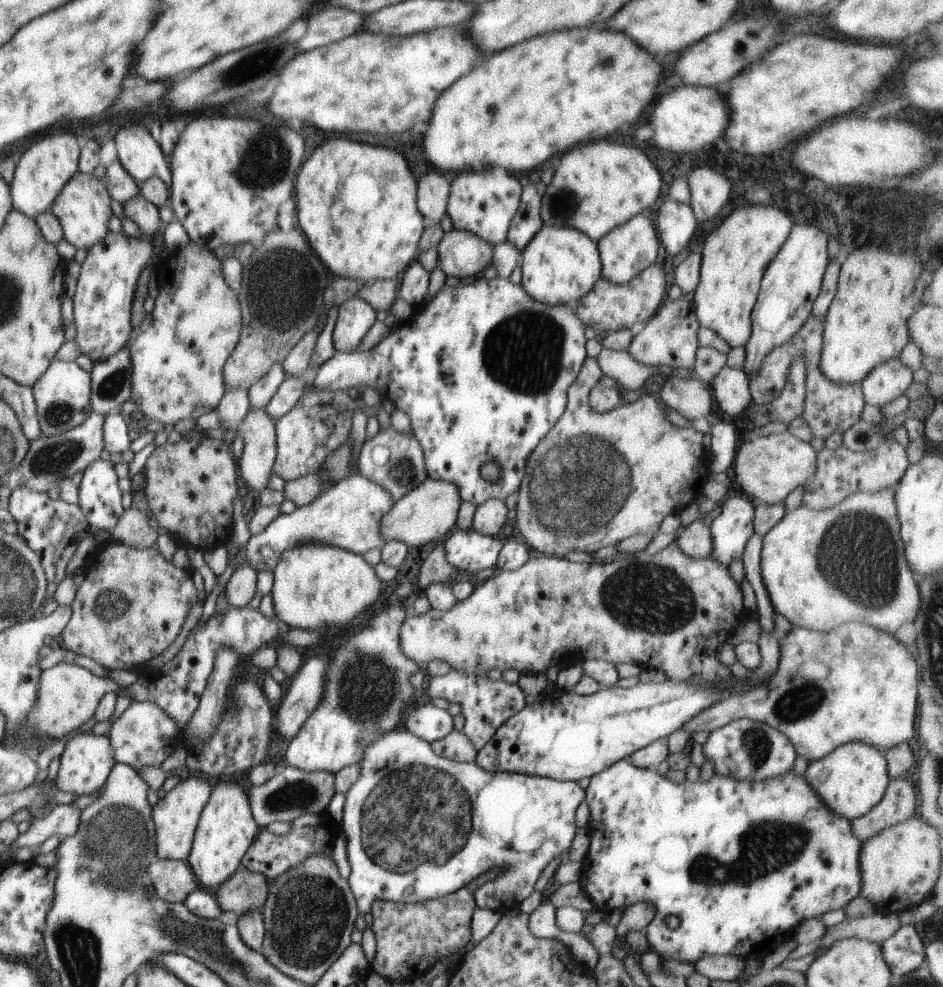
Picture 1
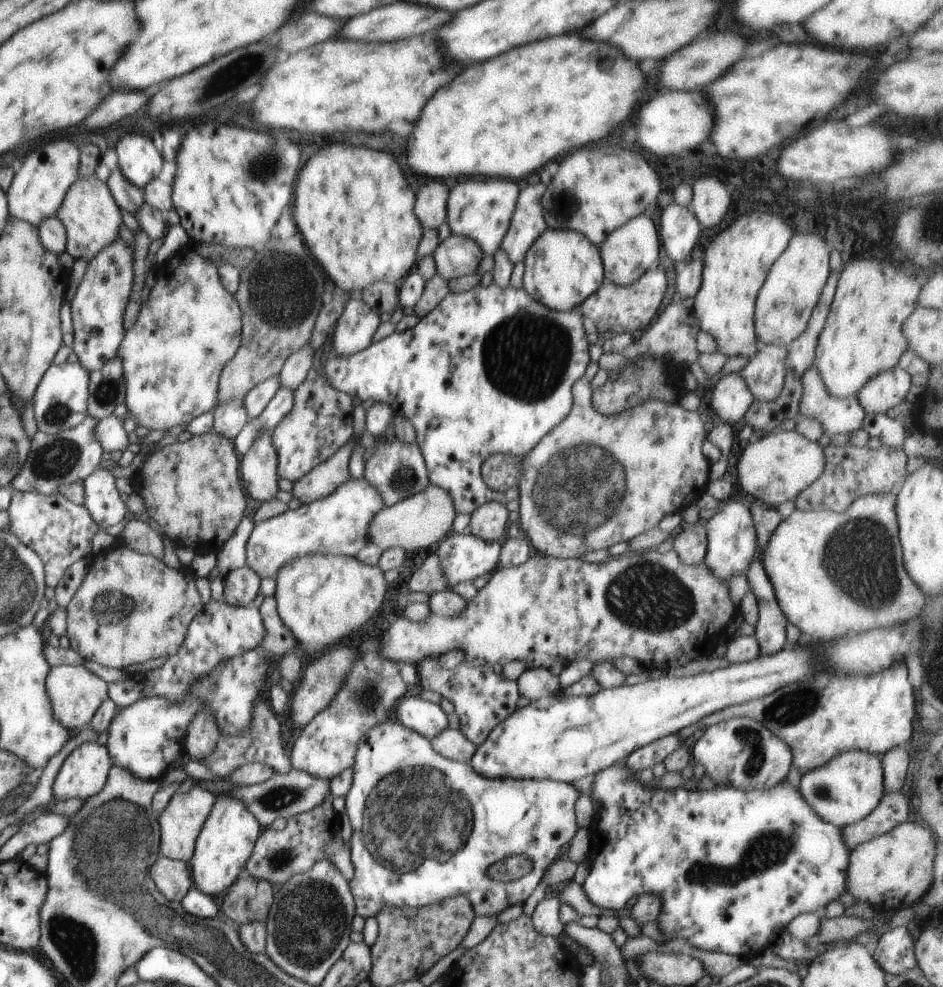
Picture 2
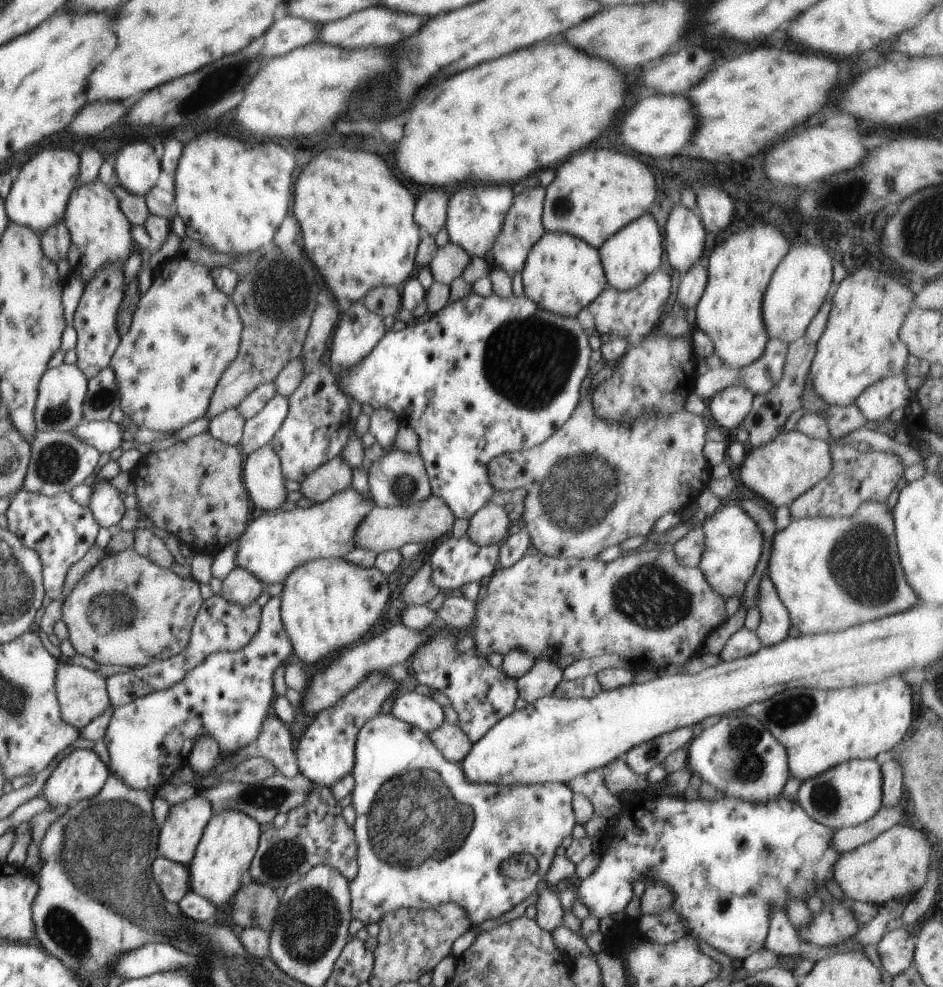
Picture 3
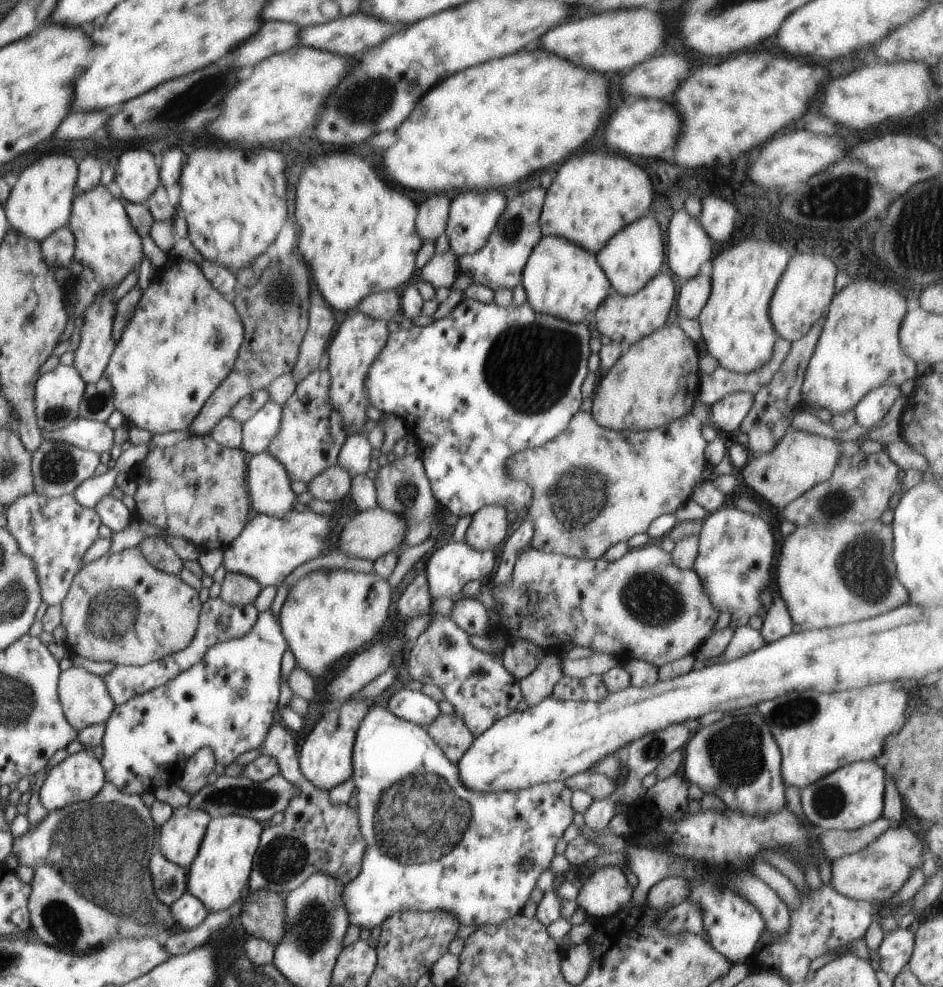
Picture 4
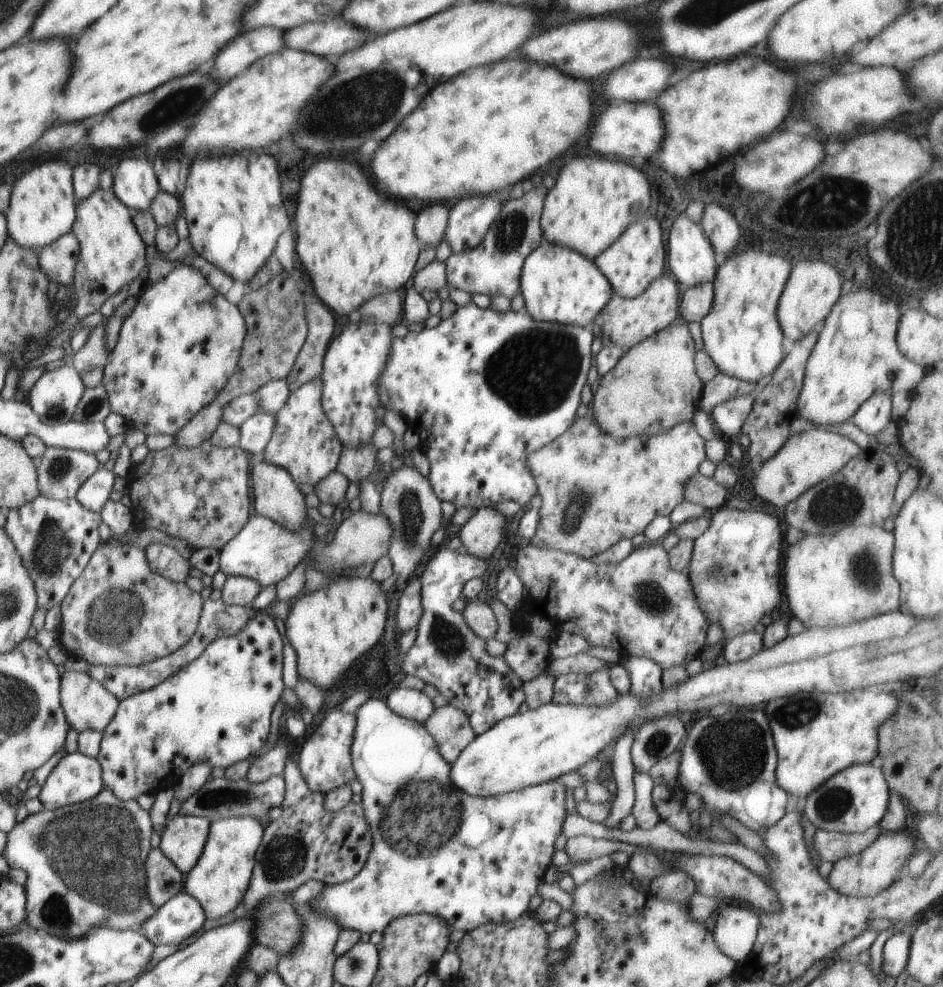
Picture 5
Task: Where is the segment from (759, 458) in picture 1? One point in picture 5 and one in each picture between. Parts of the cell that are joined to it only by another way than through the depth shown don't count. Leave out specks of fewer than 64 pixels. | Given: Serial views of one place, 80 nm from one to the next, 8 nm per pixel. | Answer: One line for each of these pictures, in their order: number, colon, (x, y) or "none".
2: (776, 468)
3: (781, 470)
4: (800, 460)
5: (810, 457)

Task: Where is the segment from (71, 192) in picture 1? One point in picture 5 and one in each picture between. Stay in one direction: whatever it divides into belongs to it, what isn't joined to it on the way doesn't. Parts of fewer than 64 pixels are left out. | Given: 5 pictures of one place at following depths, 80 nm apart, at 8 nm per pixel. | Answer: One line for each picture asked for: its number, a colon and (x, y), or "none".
2: (91, 217)
3: (100, 232)
4: (107, 248)
5: (112, 254)

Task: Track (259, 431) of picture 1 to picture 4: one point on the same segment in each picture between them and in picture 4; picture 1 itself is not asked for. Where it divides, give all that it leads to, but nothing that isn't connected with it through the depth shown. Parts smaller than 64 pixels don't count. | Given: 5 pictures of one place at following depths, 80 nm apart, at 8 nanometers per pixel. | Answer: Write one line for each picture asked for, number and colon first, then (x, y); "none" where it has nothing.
2: (258, 467)
3: (263, 476)
4: (270, 493)

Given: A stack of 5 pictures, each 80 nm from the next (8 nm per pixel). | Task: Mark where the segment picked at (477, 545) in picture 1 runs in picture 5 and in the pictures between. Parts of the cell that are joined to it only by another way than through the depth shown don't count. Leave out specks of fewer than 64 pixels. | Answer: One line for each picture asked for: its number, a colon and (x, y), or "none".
2: (464, 557)
3: (456, 561)
4: (449, 568)
5: (447, 654)

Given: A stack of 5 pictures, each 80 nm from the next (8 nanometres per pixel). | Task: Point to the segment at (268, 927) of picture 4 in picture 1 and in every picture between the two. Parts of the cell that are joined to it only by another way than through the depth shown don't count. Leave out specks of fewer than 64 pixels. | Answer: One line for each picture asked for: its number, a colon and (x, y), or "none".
1: (245, 891)
2: (249, 899)
3: (255, 904)

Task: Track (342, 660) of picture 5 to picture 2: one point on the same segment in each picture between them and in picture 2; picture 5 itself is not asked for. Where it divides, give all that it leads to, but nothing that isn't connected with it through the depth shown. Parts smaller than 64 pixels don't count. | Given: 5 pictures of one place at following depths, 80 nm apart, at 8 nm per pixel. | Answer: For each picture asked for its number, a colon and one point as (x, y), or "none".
2: (321, 598)
3: (327, 605)
4: (327, 616)

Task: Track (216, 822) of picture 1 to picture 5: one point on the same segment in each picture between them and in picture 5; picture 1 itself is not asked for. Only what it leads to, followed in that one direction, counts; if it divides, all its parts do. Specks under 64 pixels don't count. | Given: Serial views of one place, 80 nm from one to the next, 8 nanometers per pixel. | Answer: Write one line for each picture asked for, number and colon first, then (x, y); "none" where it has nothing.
2: (227, 838)
3: (228, 844)
4: (219, 875)
5: (221, 876)

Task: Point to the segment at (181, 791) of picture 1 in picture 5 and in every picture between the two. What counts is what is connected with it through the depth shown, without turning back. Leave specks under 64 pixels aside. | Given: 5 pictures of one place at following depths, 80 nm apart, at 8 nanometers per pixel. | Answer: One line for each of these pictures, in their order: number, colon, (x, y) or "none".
2: (180, 823)
3: (180, 833)
4: (180, 838)
5: (183, 839)

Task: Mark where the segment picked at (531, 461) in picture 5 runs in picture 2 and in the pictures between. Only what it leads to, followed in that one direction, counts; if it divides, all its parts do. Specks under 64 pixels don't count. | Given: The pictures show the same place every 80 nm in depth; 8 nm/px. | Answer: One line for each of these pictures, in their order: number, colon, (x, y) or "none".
2: (594, 480)
3: (591, 484)
4: (593, 487)

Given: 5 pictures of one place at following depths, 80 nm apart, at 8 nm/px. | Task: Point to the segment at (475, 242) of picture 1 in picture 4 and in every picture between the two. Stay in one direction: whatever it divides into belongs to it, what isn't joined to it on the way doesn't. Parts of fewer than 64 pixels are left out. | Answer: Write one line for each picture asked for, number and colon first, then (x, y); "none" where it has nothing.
2: (455, 256)
3: (449, 262)
4: (442, 269)

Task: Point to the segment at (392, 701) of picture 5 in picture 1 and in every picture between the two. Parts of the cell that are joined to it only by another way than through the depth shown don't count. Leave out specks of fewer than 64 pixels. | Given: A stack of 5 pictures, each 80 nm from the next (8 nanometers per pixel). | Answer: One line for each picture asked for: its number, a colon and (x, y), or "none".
1: (428, 722)
2: (428, 719)
3: (423, 712)
4: (414, 706)

